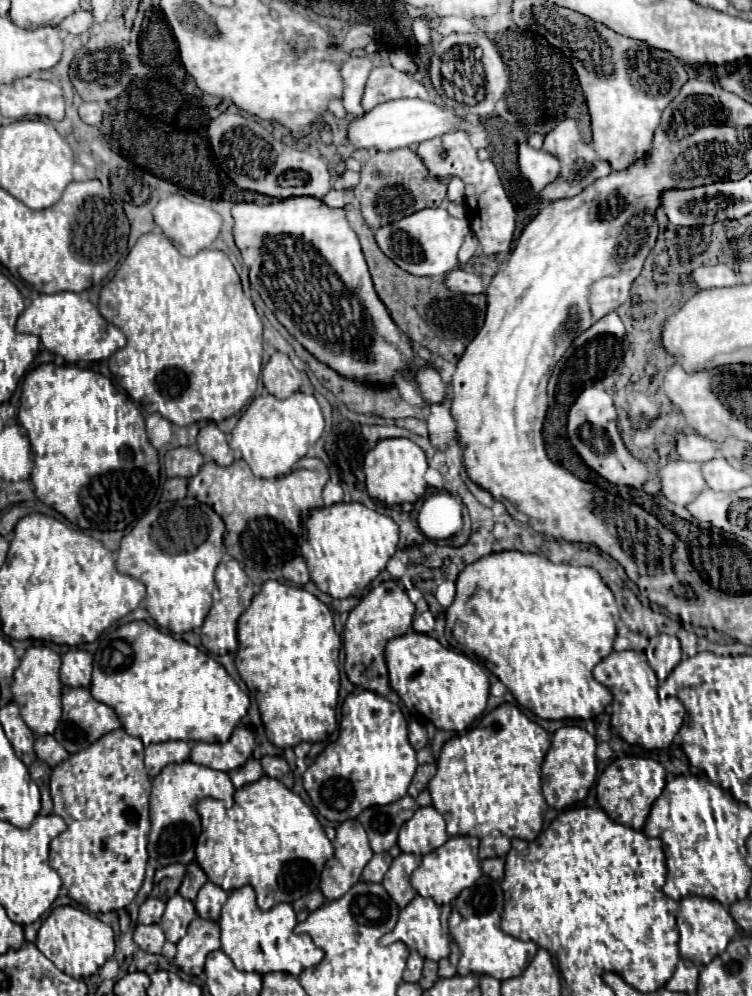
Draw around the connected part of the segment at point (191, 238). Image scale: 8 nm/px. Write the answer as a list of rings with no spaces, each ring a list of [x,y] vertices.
[[[171,194],[163,200],[159,200],[159,204],[153,210],[153,216],[155,216],[157,226],[163,230],[163,234],[175,244],[175,248],[183,256],[195,256],[199,250],[211,248],[221,232],[221,226],[223,226],[223,220],[215,210],[211,210],[203,204],[191,202],[179,194]]]

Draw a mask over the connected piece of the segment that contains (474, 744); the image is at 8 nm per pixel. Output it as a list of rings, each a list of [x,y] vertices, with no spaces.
[[[505,702],[505,704],[501,704],[499,708],[495,708],[493,712],[487,712],[473,728],[469,728],[467,732],[463,732],[463,734],[457,734],[457,736],[453,736],[451,740],[447,740],[445,744],[443,744],[443,750],[441,750],[441,754],[439,754],[439,760],[437,760],[437,774],[431,778],[431,782],[429,782],[429,792],[431,792],[431,798],[433,798],[433,806],[437,808],[437,812],[441,812],[443,814],[443,818],[445,818],[445,822],[447,822],[447,834],[451,834],[451,836],[477,836],[479,838],[479,858],[481,860],[485,860],[485,858],[495,858],[495,856],[505,856],[507,852],[509,852],[509,848],[511,848],[511,838],[523,838],[523,840],[535,840],[537,838],[537,834],[541,832],[541,828],[543,828],[543,804],[545,804],[545,800],[543,800],[543,794],[541,794],[541,776],[539,776],[539,772],[541,772],[541,762],[543,762],[543,758],[545,758],[545,754],[547,754],[547,750],[549,750],[549,734],[537,724],[537,722],[533,722],[533,720],[529,720],[515,704],[509,704],[509,702]]]

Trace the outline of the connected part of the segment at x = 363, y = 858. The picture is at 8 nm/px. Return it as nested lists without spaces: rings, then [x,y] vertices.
[[[347,820],[337,828],[333,848],[335,856],[321,872],[321,892],[327,900],[341,898],[353,884],[357,884],[365,864],[373,856],[367,832],[359,820]]]

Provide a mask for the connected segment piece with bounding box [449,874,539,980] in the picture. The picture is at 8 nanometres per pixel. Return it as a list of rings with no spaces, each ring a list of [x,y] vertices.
[[[481,876],[471,888],[465,888],[453,902],[449,916],[449,932],[461,950],[461,960],[457,964],[457,974],[487,974],[497,980],[507,980],[519,976],[533,960],[539,946],[535,942],[517,940],[501,930],[503,914],[503,890],[501,884],[489,876]]]

